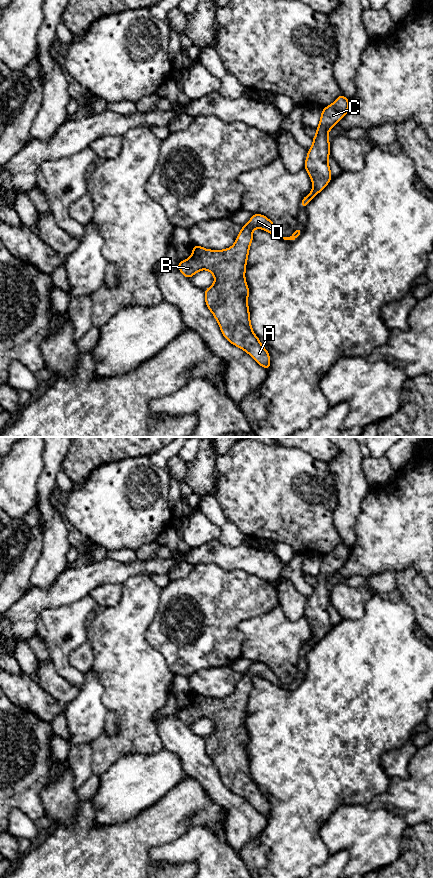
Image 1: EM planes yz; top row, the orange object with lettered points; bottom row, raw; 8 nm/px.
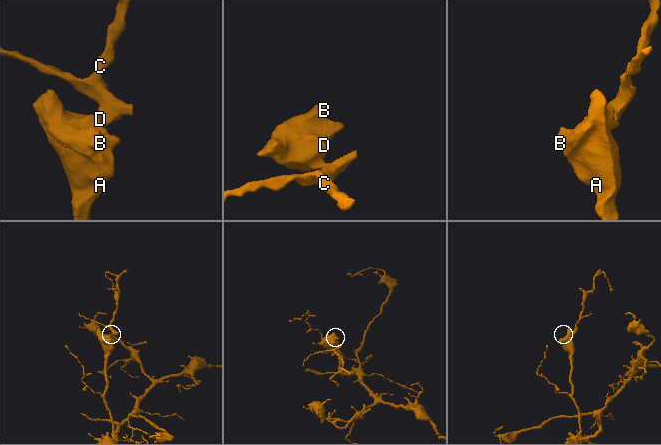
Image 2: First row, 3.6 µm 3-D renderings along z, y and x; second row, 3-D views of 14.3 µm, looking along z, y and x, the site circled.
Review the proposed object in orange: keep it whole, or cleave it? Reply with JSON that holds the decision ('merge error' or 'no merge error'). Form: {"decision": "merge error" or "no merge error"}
{"decision": "no merge error"}

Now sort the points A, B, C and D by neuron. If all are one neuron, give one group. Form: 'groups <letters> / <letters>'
groups A B C D

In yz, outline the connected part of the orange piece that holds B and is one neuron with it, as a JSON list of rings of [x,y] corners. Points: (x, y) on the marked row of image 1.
[[[252,214],[231,248],[216,251],[193,244],[191,257],[179,261],[177,267],[188,279],[203,269],[214,275],[214,284],[204,290],[205,302],[219,323],[221,333],[267,371],[271,365],[270,355],[252,330],[247,303],[249,289],[245,281],[246,262],[255,228],[284,240],[295,240],[303,231],[297,227],[290,237],[284,237],[266,216]]]

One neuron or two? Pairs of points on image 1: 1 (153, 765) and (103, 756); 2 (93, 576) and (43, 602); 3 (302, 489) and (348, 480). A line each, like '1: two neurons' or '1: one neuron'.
1: two neurons
2: one neuron
3: two neurons

